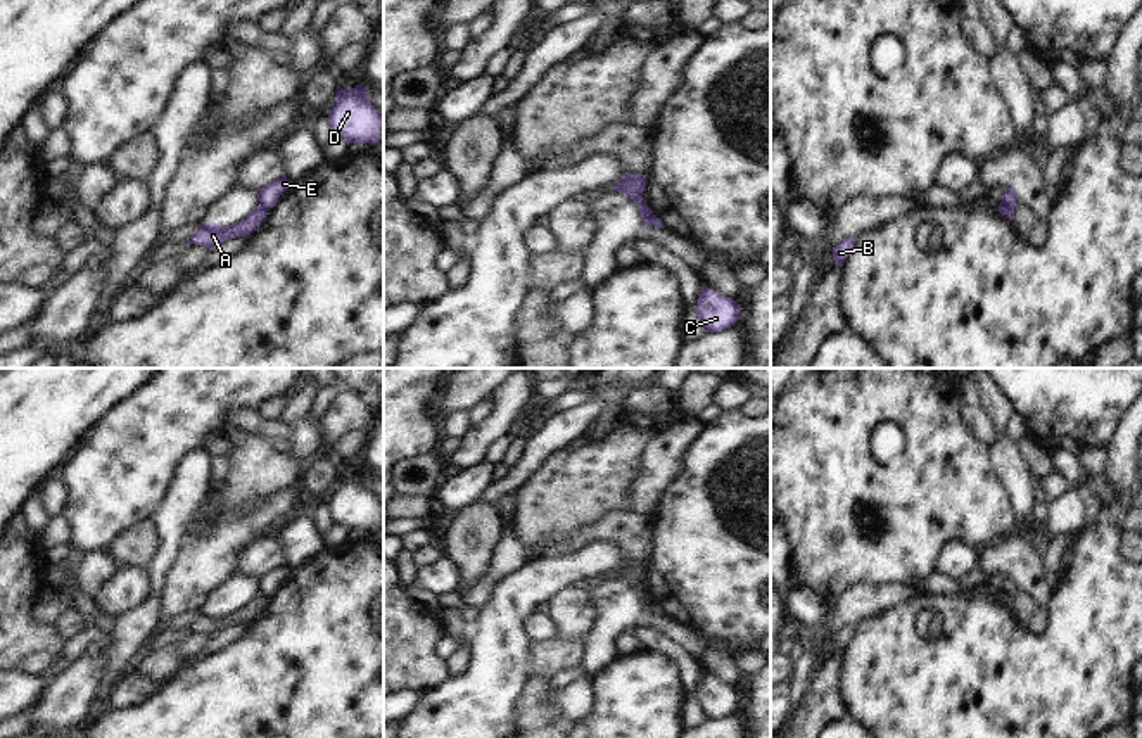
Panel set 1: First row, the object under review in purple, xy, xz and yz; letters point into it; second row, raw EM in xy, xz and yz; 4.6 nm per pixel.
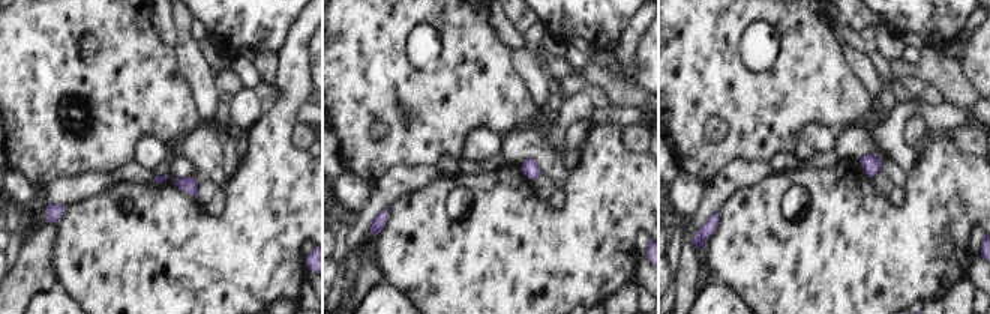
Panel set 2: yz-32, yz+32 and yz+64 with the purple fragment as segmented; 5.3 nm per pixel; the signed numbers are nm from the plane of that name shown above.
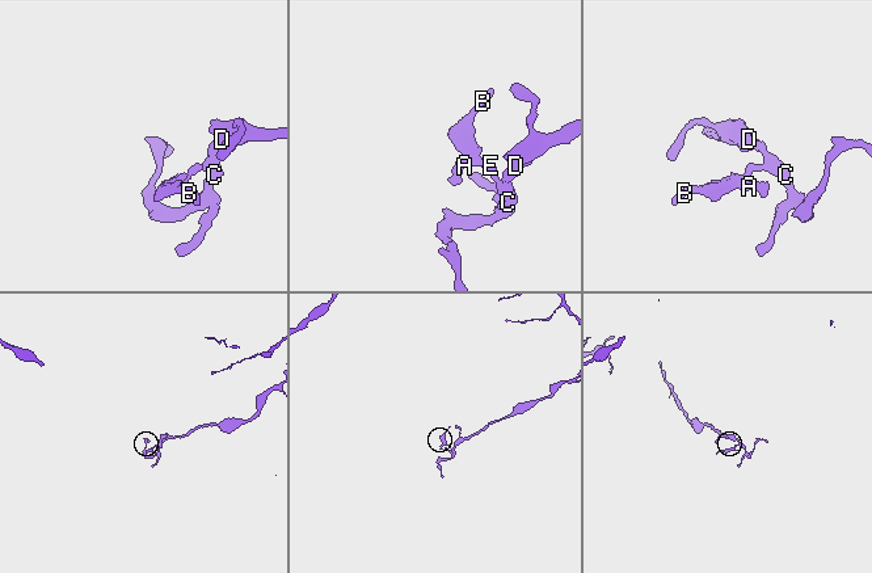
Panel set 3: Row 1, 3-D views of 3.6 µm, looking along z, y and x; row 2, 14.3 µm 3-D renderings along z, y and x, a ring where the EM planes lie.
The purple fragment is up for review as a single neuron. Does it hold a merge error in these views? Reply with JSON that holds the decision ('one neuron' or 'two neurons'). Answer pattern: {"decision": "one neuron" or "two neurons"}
{"decision": "two neurons"}

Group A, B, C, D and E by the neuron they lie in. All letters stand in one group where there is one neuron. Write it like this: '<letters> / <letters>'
A B / C D E

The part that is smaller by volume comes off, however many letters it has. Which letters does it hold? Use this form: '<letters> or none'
A, B

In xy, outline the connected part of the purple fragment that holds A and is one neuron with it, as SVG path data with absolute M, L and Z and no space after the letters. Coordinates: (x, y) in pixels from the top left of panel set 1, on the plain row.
M257 591L245 605L240 608L230 612L230 614L219 614L214 608L204 608L188 626L187 631L200 631L207 634L209 638L233 624L249 624L266 605L268 596L261 591Z

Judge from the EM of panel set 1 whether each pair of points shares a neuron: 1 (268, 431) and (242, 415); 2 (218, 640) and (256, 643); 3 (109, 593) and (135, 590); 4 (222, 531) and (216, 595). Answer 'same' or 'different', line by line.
1: same
2: different
3: same
4: different

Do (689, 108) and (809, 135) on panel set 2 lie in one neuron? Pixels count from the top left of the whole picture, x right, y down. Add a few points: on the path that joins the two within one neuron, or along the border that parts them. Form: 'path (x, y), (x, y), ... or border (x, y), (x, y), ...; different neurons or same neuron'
border (833, 128), (824, 123), (804, 123), (794, 150); different neurons

